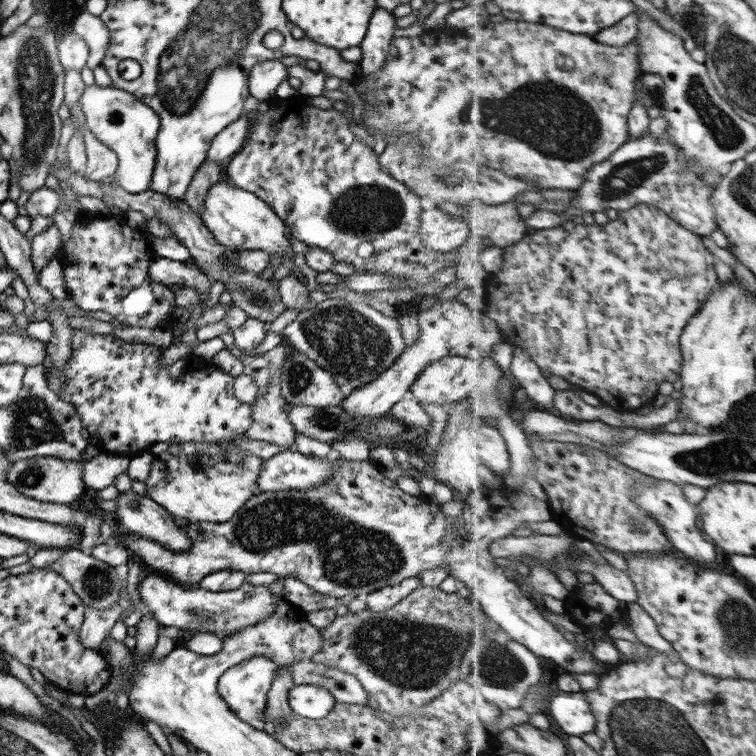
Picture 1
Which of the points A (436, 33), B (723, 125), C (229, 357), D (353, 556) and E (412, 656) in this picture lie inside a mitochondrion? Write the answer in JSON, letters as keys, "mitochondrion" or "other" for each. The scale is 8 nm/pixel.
{"A":"other","B":"mitochondrion","C":"other","D":"mitochondrion","E":"mitochondrion"}

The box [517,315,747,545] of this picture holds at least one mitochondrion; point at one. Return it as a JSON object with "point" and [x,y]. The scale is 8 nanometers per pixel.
{"point":[636,526]}

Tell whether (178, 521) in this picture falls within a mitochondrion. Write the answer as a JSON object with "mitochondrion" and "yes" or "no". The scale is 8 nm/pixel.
{"mitochondrion":"no"}

